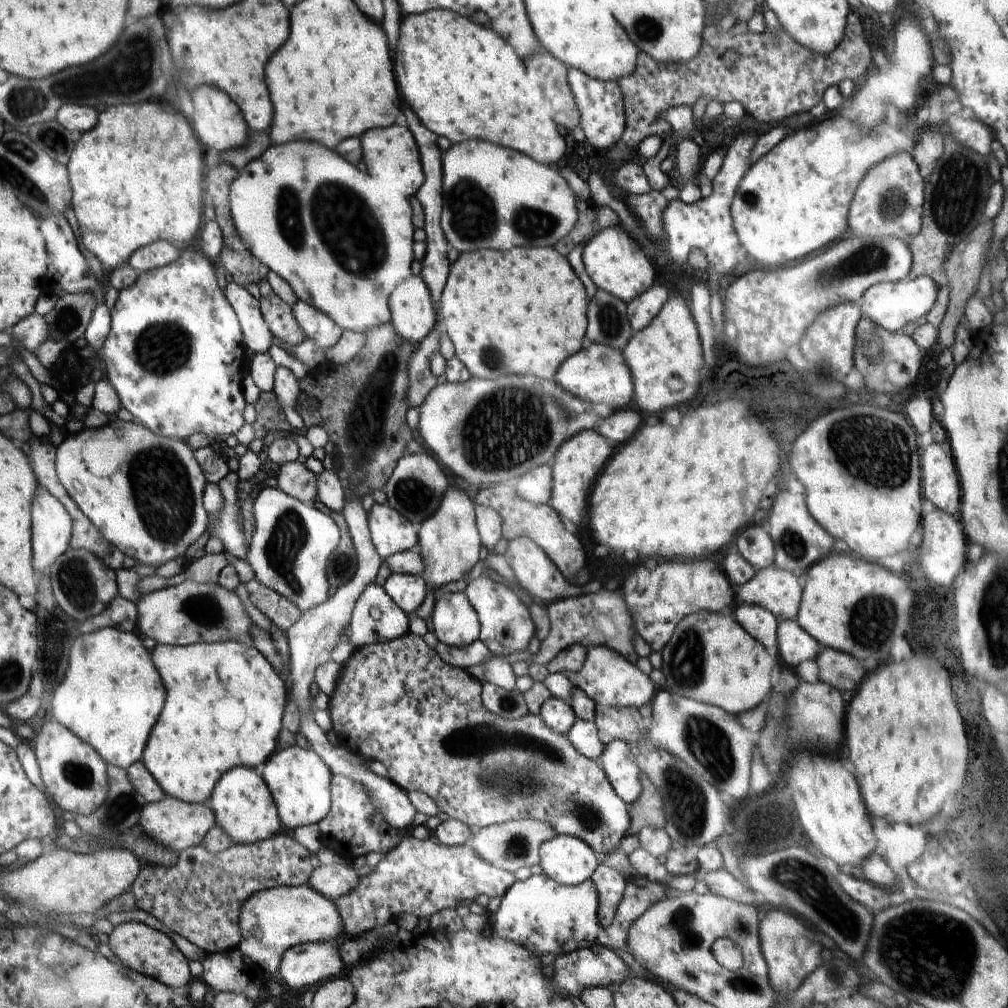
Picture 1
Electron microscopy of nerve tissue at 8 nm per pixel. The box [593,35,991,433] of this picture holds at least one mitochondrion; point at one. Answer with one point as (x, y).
(953, 199)

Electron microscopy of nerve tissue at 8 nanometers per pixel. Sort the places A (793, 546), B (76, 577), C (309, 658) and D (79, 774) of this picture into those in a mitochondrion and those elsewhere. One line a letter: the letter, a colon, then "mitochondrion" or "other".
A: mitochondrion
B: mitochondrion
C: other
D: mitochondrion

